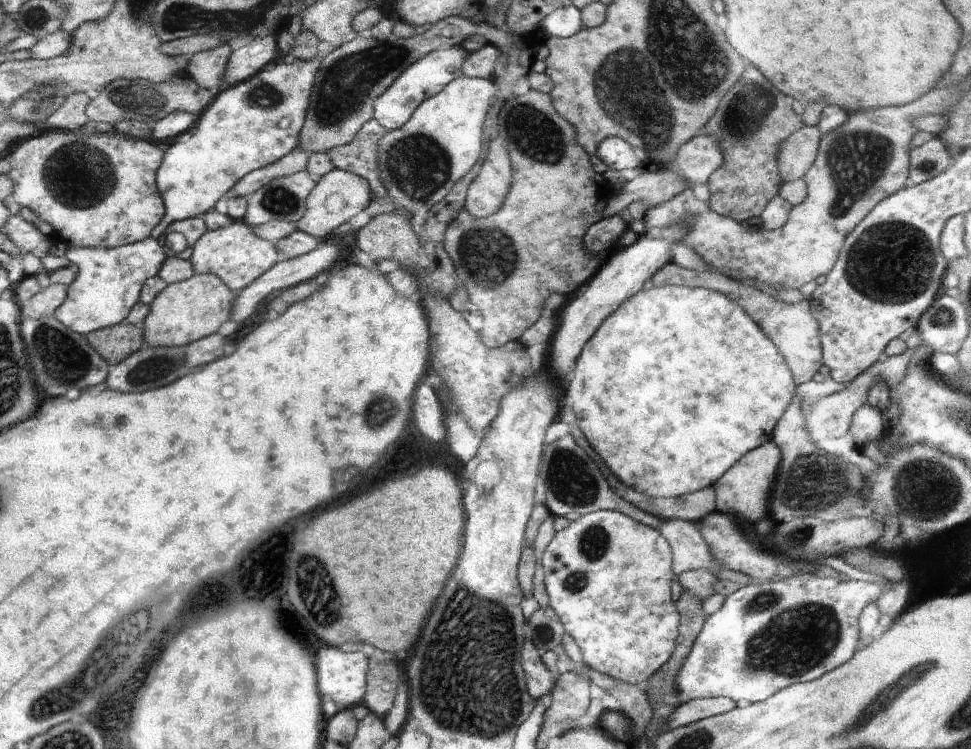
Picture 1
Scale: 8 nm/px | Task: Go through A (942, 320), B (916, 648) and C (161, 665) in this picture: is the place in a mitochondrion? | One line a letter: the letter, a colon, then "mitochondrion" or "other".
A: mitochondrion
B: other
C: other

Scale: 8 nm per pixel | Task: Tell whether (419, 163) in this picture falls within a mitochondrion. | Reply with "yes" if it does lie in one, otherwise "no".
yes

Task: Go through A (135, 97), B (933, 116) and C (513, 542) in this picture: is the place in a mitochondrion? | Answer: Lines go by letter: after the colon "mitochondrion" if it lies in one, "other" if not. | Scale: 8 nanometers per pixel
A: mitochondrion
B: other
C: other

